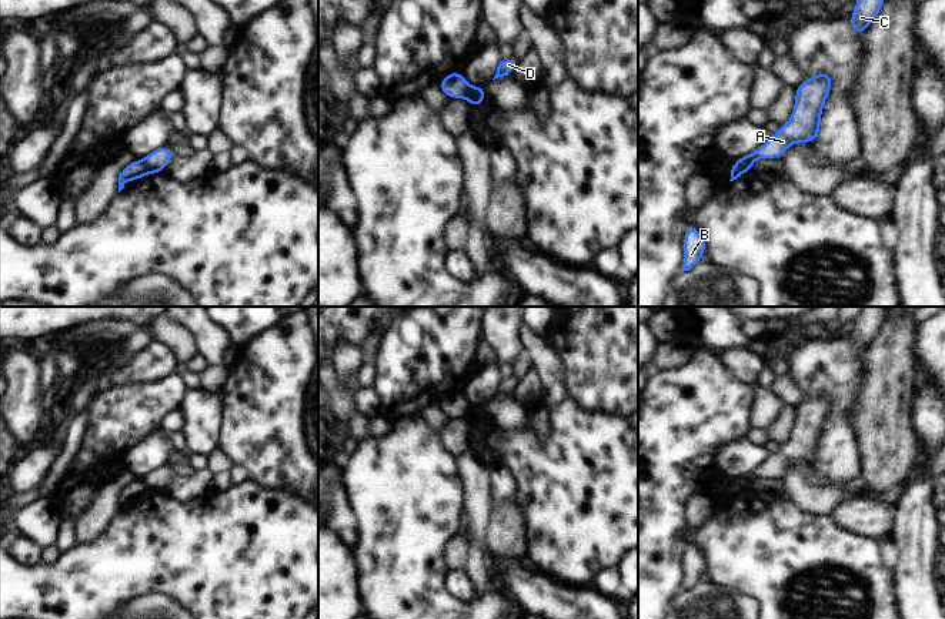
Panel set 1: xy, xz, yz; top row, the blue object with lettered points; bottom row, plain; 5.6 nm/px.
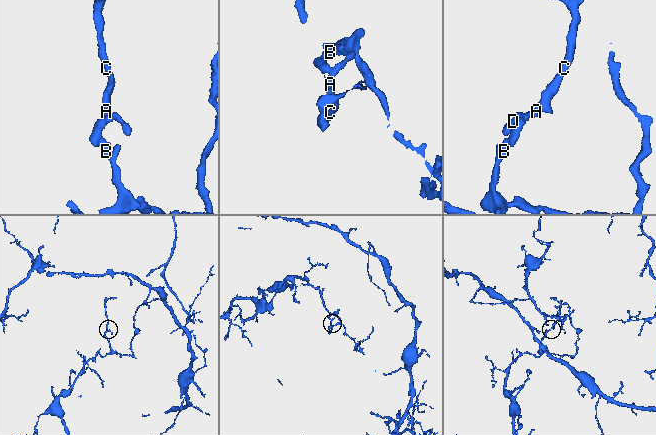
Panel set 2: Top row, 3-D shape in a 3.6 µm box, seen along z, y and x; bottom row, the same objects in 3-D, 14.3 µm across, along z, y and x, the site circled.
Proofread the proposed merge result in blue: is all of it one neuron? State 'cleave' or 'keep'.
cleave

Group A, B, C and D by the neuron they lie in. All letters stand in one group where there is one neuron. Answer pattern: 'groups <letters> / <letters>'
groups A C D / B

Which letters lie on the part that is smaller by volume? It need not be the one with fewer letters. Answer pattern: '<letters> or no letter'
A, C, D

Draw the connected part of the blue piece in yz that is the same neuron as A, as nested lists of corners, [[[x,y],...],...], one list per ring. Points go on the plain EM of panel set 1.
[[[825,391],[807,398],[795,406],[795,426],[779,451],[769,455],[764,465],[734,482],[751,491],[759,478],[782,478],[792,464],[814,462],[819,456],[824,424],[831,411],[834,397]]]

